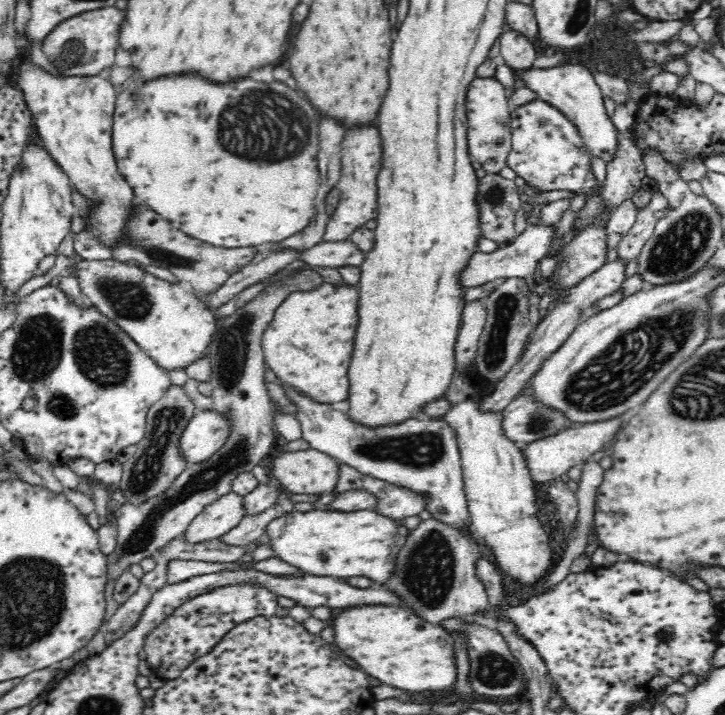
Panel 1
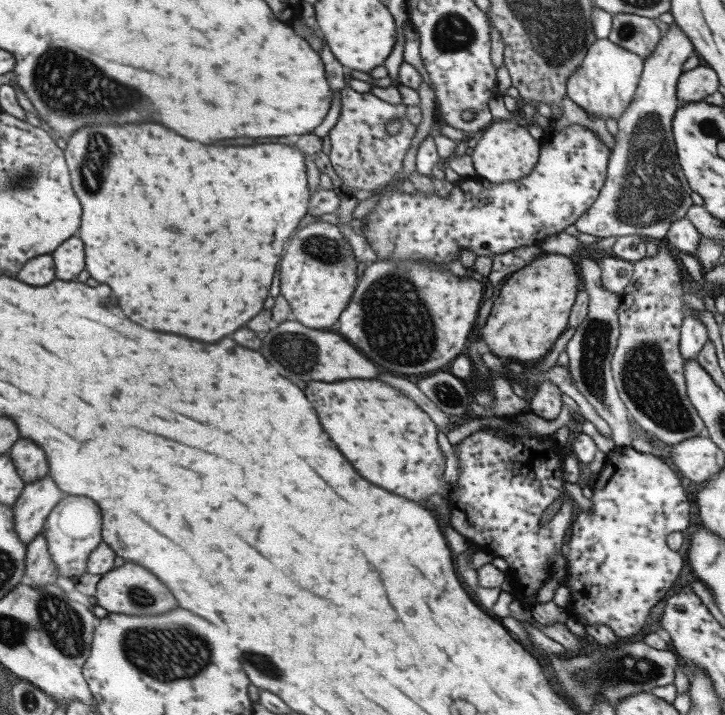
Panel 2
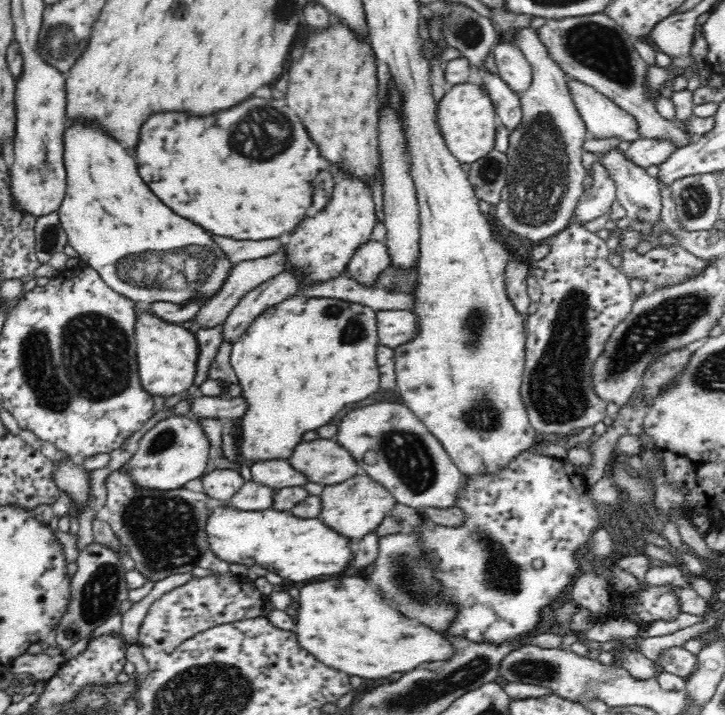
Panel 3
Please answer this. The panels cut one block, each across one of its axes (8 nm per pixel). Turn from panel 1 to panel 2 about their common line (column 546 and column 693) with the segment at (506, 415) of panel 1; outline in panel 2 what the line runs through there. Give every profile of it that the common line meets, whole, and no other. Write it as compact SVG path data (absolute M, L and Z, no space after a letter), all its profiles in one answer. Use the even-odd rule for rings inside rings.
M656 241L656 249L655 255L632 262L629 282L625 284L616 308L618 337L610 371L618 398L638 432L673 446L693 436L707 437L707 429L687 399L682 371L684 360L678 349L680 324L686 314L682 299L685 281L681 277L679 260L674 256L675 250L666 241Z

